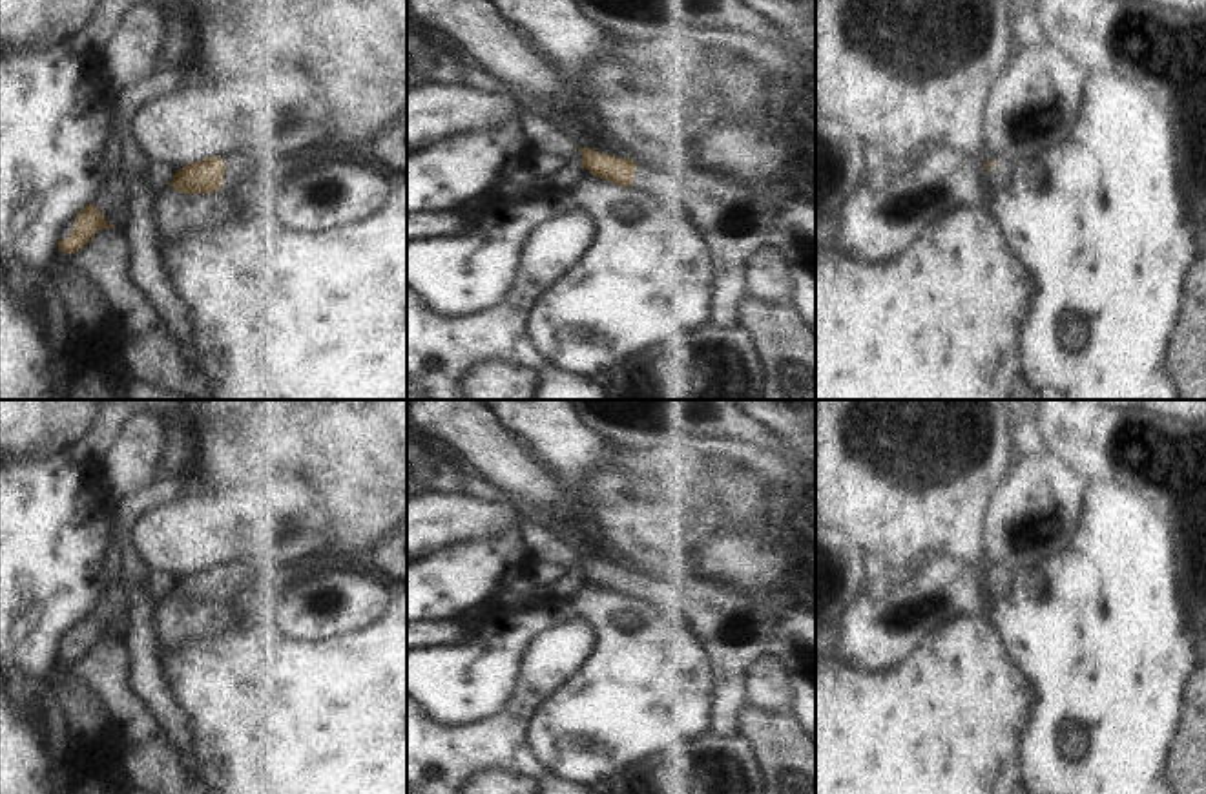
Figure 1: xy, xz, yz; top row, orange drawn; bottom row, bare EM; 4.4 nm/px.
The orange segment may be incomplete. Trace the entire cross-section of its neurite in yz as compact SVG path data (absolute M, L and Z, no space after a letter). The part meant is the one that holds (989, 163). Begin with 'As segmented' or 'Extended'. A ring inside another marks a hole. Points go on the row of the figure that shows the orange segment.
Extended. M987 161L987 177L989 177L989 183L993 188L1005 184L1009 175L1011 175L1011 164L1009 162Z

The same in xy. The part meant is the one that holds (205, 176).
Extended. M407 111L374 142L359 148L332 142L319 151L310 151L301 157L237 155L228 162L213 155L175 172L170 186L179 193L217 193L223 184L232 192L244 192L250 186L261 186L265 190L285 188L305 168L352 157L363 161L374 157L407 175Z

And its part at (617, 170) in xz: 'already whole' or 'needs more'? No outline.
needs more

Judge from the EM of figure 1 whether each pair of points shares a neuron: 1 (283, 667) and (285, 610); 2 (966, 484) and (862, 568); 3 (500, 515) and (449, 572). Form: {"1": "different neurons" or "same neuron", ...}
{"1": "different neurons", "2": "different neurons", "3": "different neurons"}

